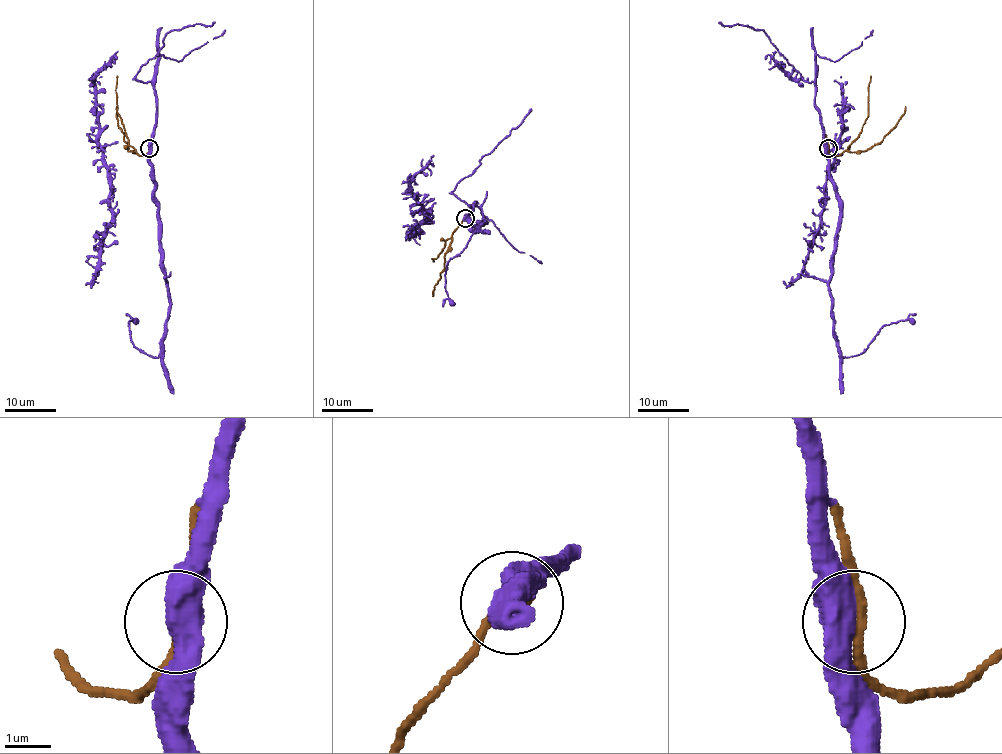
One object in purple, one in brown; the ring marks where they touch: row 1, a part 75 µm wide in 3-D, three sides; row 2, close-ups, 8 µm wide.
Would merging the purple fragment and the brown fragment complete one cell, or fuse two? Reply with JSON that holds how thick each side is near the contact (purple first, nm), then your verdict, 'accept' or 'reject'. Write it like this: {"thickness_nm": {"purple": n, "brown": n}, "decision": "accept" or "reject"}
{"thickness_nm": {"purple": 550, "brown": 190}, "decision": "accept"}

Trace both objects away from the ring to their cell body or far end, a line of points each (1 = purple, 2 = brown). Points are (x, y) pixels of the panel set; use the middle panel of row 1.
1: (465, 218), (474, 230), (482, 220), (486, 222), (446, 265), (448, 295), (443, 306)
2: (465, 218), (434, 260)

